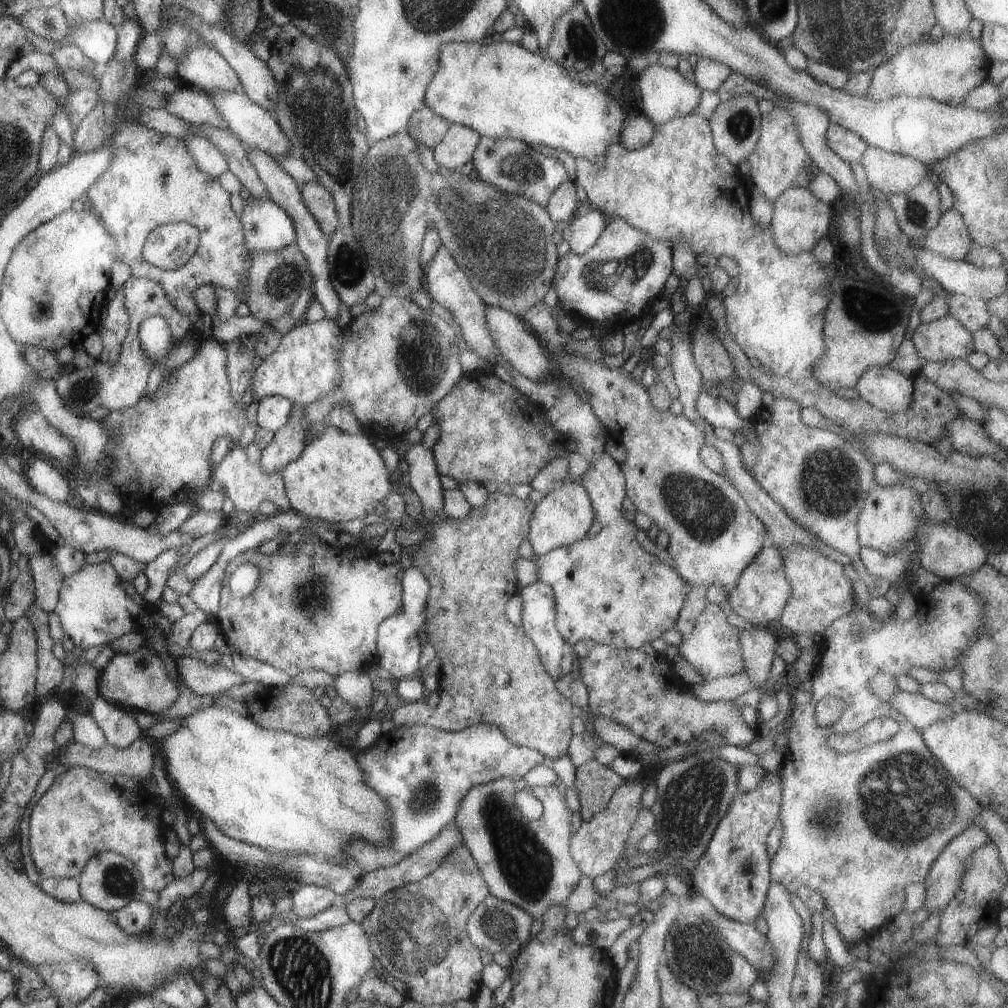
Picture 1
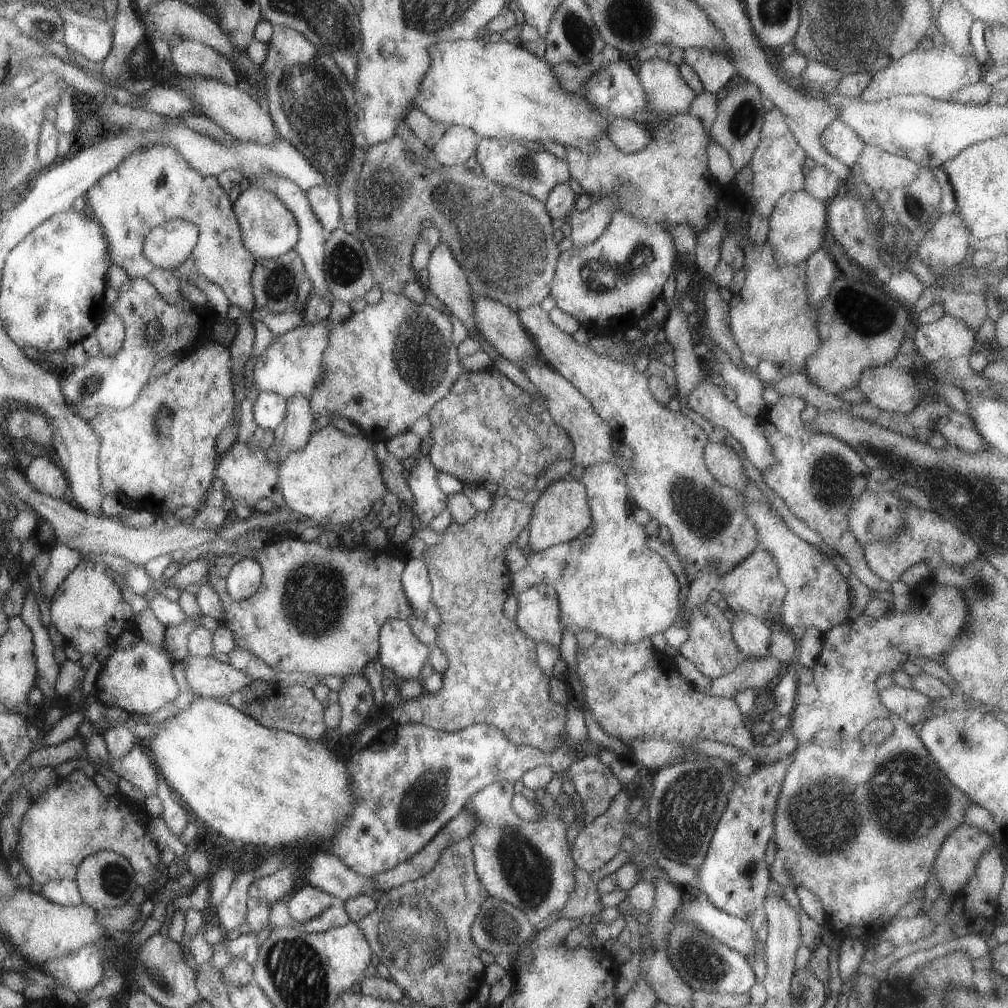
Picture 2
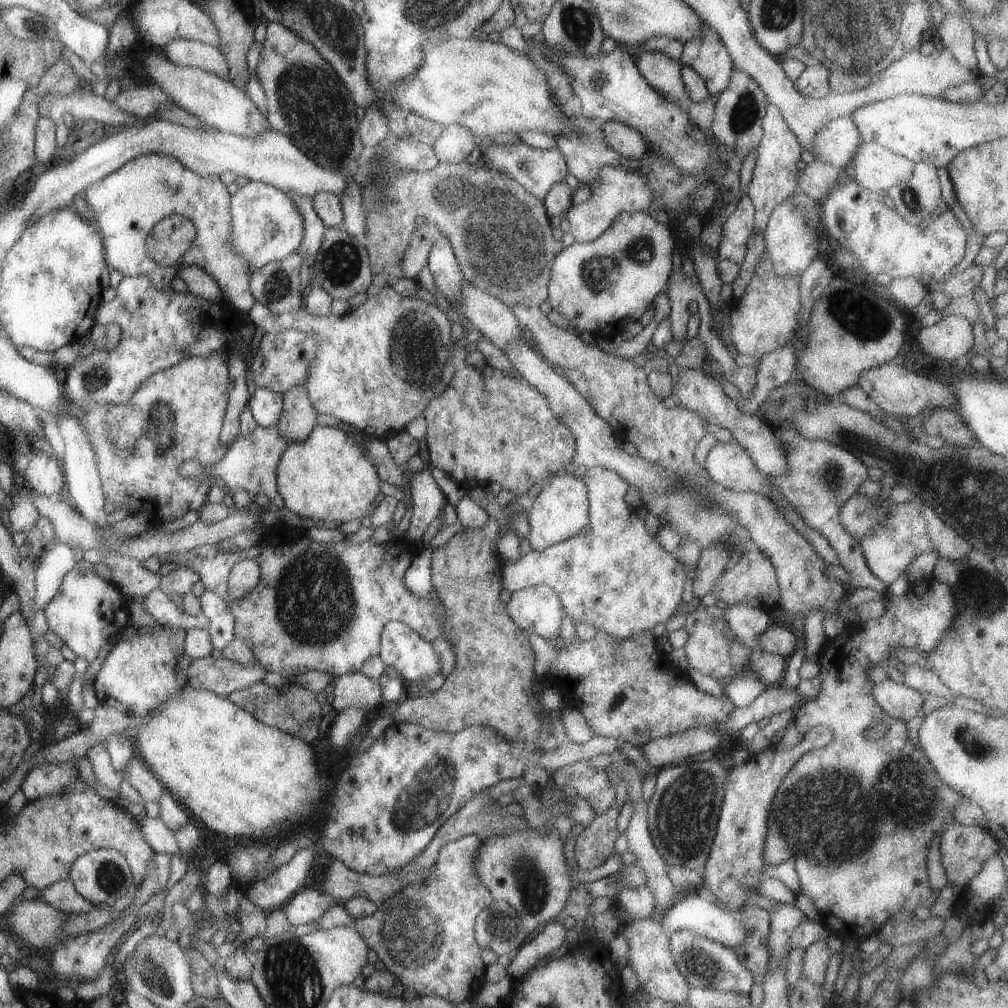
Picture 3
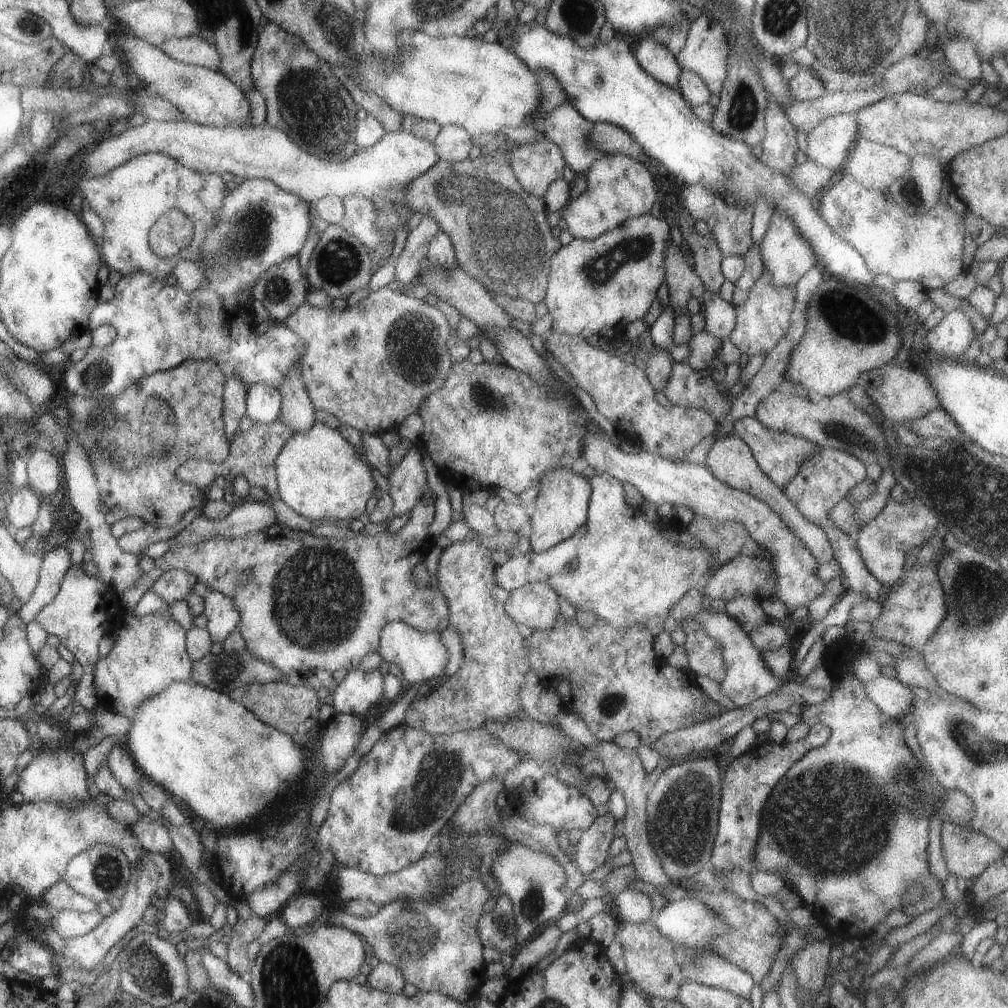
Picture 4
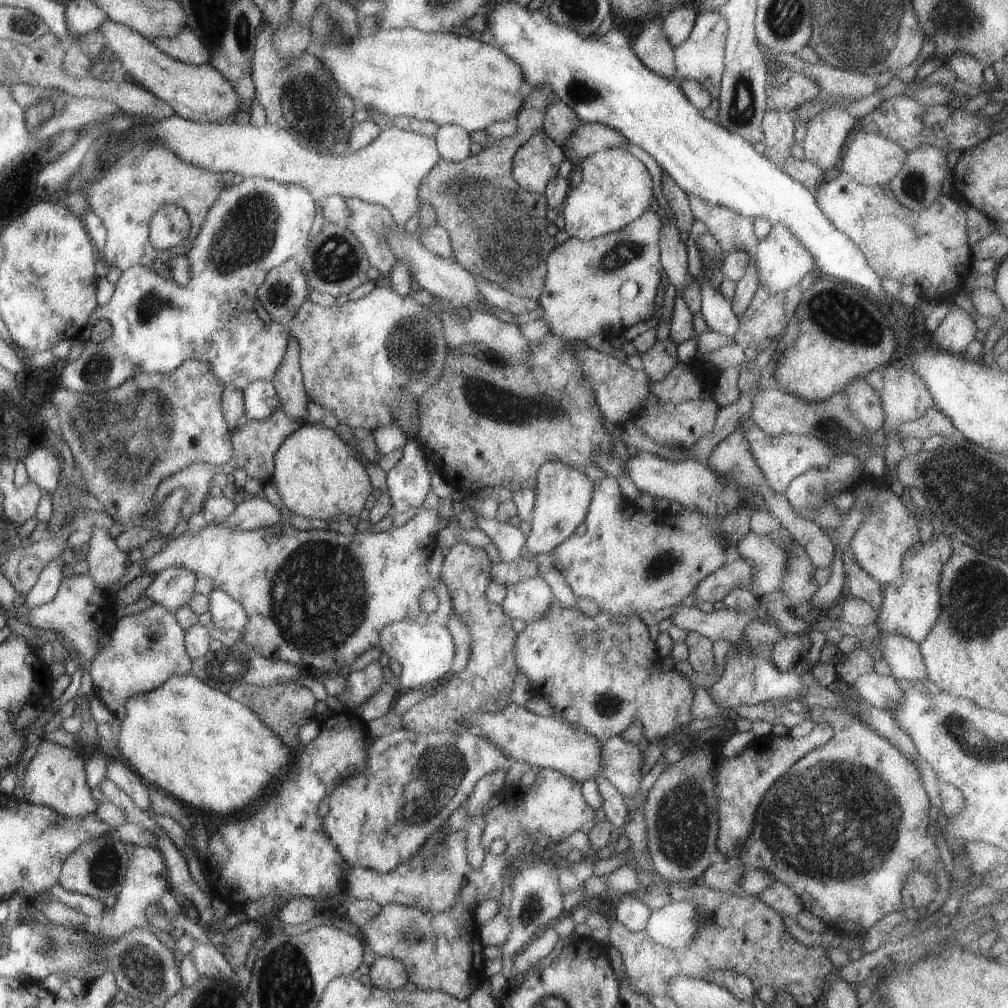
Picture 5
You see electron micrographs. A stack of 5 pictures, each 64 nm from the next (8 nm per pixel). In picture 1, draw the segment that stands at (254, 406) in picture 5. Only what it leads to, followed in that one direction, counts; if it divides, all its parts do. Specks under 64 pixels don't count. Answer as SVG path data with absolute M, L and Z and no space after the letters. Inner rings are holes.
M279 395L261 398L256 402L255 422L257 427L277 432L289 418L293 403Z

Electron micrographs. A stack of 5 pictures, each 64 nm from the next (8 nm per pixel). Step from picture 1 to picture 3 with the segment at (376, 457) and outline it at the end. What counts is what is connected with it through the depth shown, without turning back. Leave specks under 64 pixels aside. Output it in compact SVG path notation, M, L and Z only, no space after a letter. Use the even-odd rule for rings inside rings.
M317 425L303 442L286 443L276 464L276 489L284 507L321 525L360 520L379 494L380 480L364 446L360 448L359 445L337 427Z

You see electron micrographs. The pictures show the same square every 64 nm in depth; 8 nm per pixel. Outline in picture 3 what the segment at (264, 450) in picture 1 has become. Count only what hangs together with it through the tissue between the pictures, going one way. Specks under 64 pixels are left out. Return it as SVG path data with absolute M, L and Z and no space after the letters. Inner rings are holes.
M293 386L282 393L281 416L275 425L277 432L291 440L303 442L316 425L316 412L309 402L304 386Z

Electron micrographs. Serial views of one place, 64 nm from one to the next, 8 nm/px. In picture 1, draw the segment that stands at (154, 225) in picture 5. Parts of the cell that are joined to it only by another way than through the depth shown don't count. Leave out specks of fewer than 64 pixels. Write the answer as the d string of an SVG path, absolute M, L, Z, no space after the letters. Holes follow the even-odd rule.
M172 222L153 228L141 251L145 262L160 269L173 270L189 260L198 245L198 230L186 222Z

